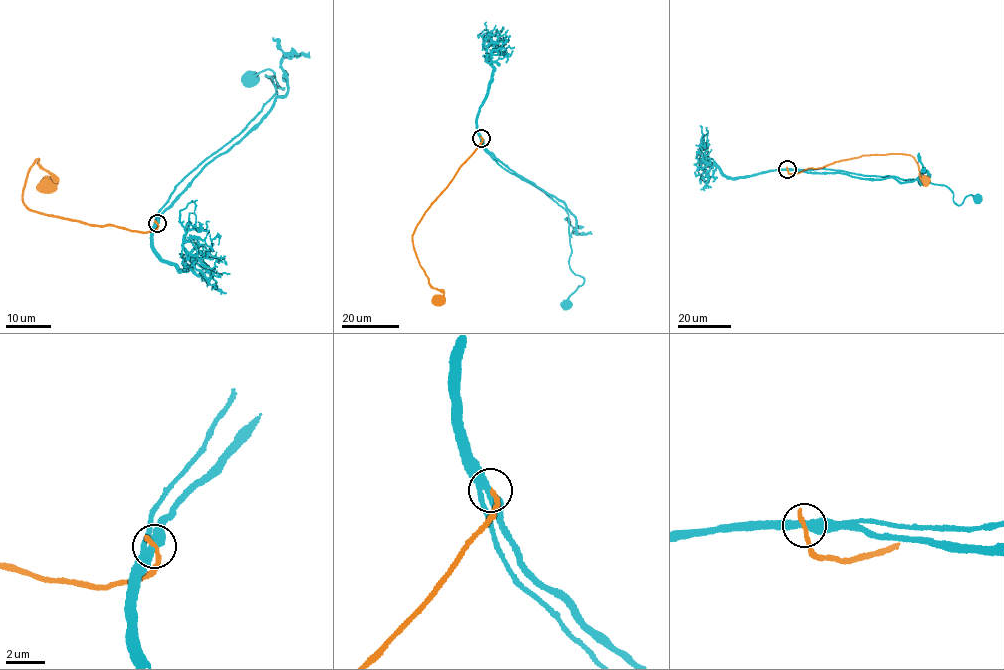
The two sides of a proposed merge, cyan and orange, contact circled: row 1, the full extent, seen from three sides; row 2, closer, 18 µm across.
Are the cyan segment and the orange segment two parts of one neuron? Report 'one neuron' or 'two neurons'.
two neurons

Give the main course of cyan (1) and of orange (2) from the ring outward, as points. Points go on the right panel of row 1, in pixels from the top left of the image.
1: (787, 169), (840, 173), (873, 180), (896, 176), (945, 185), (958, 205), (969, 195), (977, 198)
2: (787, 169), (794, 174), (862, 155), (900, 153), (913, 157), (921, 179), (924, 181)

